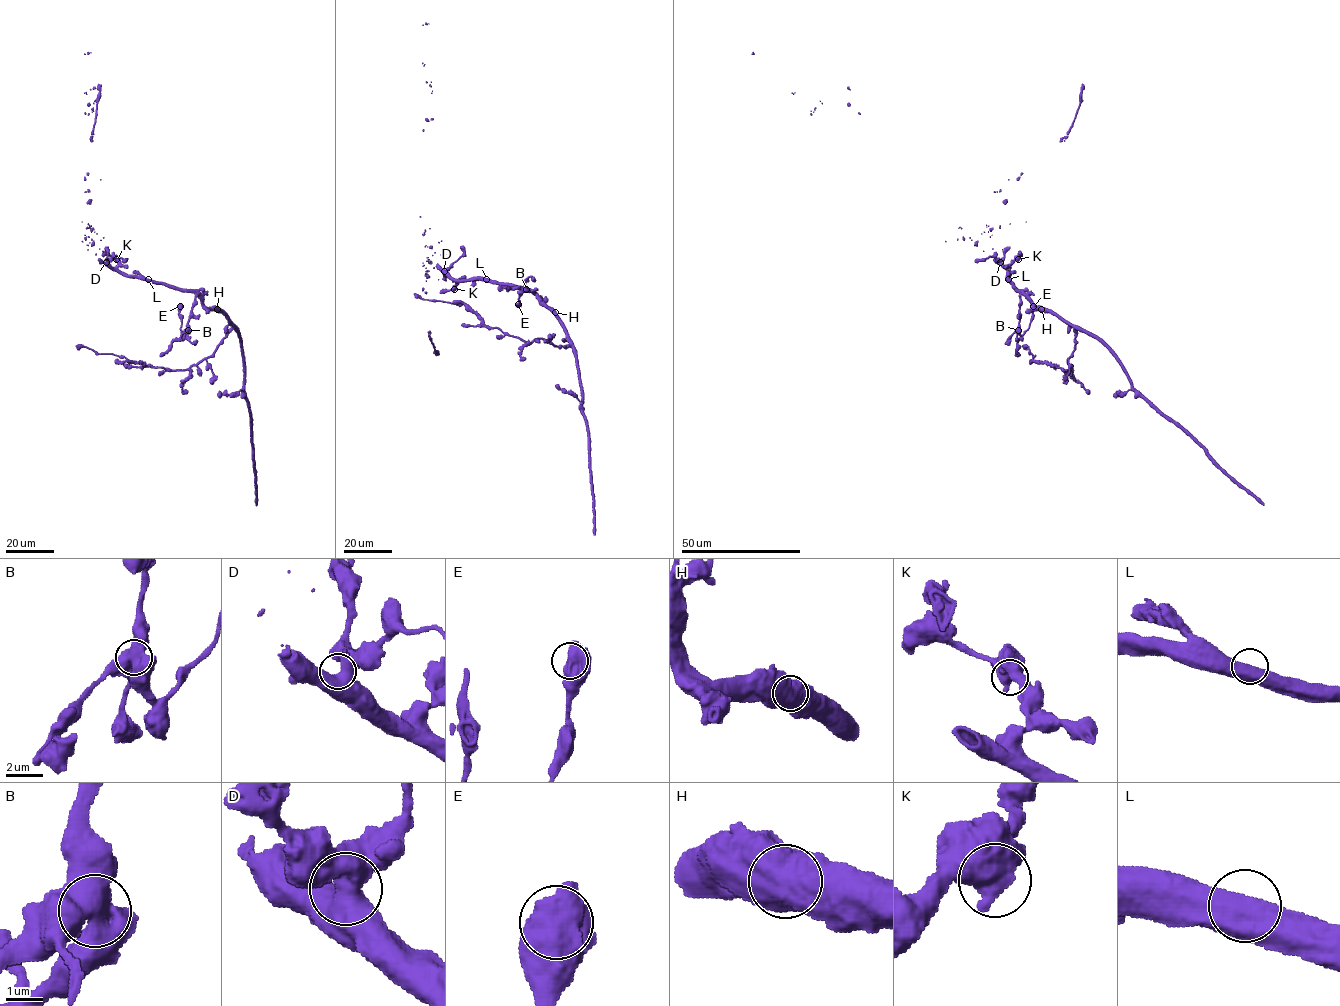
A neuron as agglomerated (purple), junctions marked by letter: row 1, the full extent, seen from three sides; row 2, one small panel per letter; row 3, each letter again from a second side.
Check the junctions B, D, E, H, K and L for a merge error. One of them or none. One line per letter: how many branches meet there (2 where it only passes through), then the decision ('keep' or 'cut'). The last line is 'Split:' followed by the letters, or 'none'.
B: 2 | keep
D: 2 | keep
E: 1 | keep
H: 1 | keep
K: 1 | keep
L: 1 | keep
Split: none

